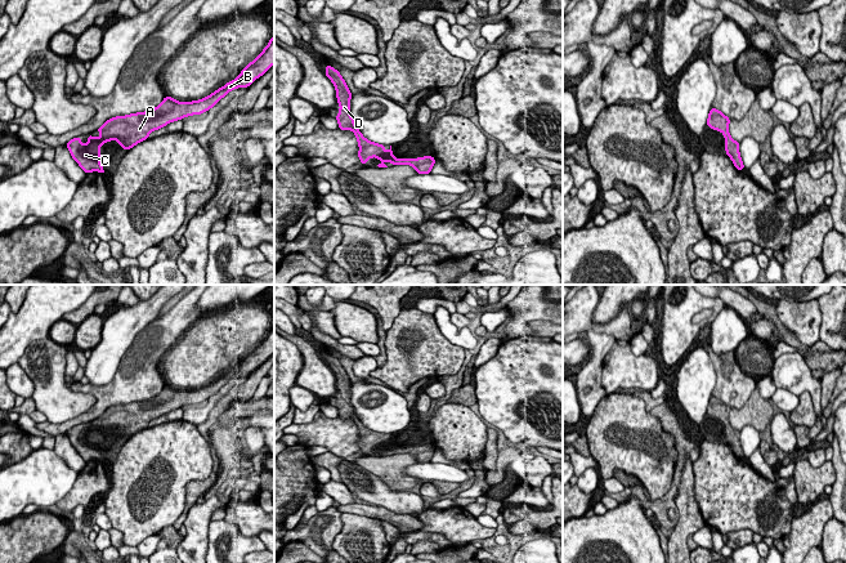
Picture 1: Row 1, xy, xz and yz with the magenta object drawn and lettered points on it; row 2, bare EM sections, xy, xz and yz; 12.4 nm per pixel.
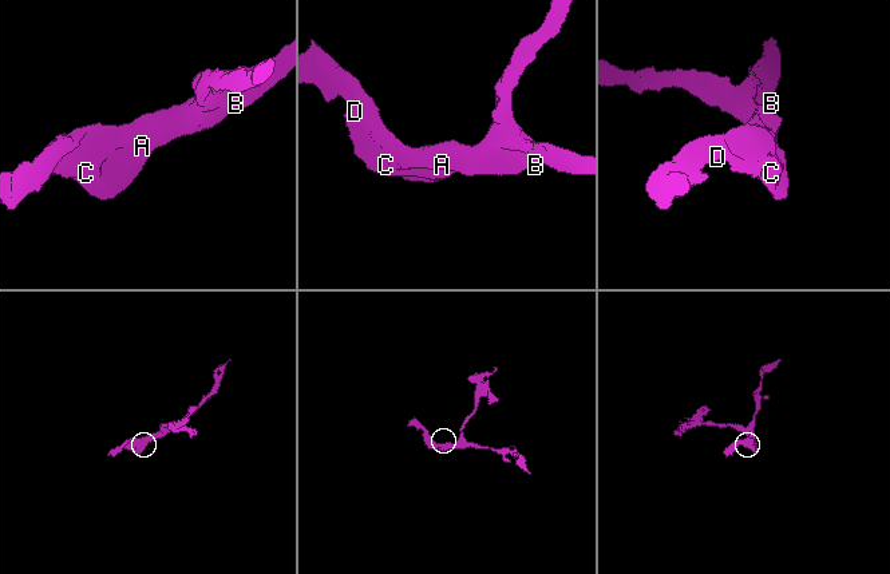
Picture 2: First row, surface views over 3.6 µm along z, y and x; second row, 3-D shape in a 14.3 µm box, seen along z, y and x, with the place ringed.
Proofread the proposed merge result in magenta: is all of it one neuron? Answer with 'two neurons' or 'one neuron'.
one neuron

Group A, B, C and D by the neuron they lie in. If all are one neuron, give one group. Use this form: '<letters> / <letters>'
A B C D

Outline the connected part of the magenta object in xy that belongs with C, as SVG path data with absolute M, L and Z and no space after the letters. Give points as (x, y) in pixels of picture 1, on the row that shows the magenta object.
M274 36L270 37L264 50L242 70L238 77L227 82L209 97L193 102L178 102L167 95L160 106L149 111L109 119L97 130L102 134L100 137L93 138L89 134L89 140L85 144L76 137L71 139L66 147L86 174L91 171L106 174L99 161L100 146L106 142L108 143L116 139L124 149L129 151L135 144L148 139L151 131L161 129L173 121L182 120L183 117L201 115L209 111L230 90L251 85L273 64Z

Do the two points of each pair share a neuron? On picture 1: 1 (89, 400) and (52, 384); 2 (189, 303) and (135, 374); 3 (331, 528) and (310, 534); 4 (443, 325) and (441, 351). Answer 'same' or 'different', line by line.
1: same
2: same
3: same
4: different

